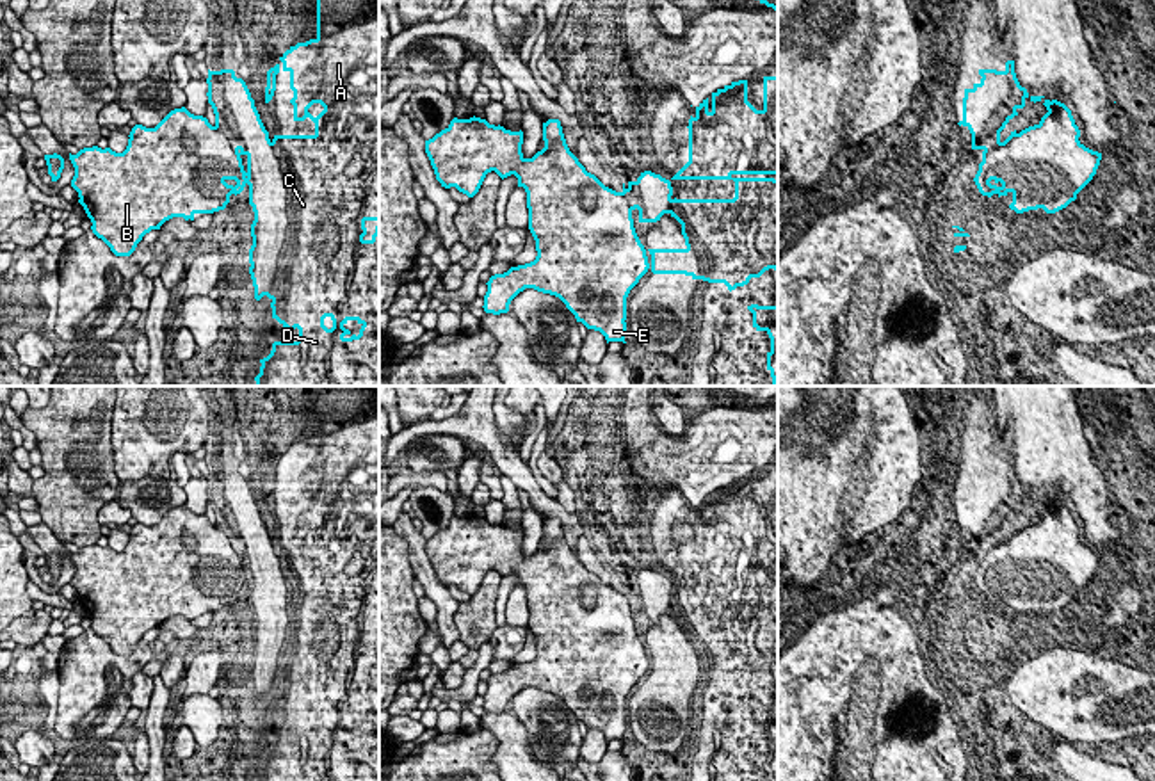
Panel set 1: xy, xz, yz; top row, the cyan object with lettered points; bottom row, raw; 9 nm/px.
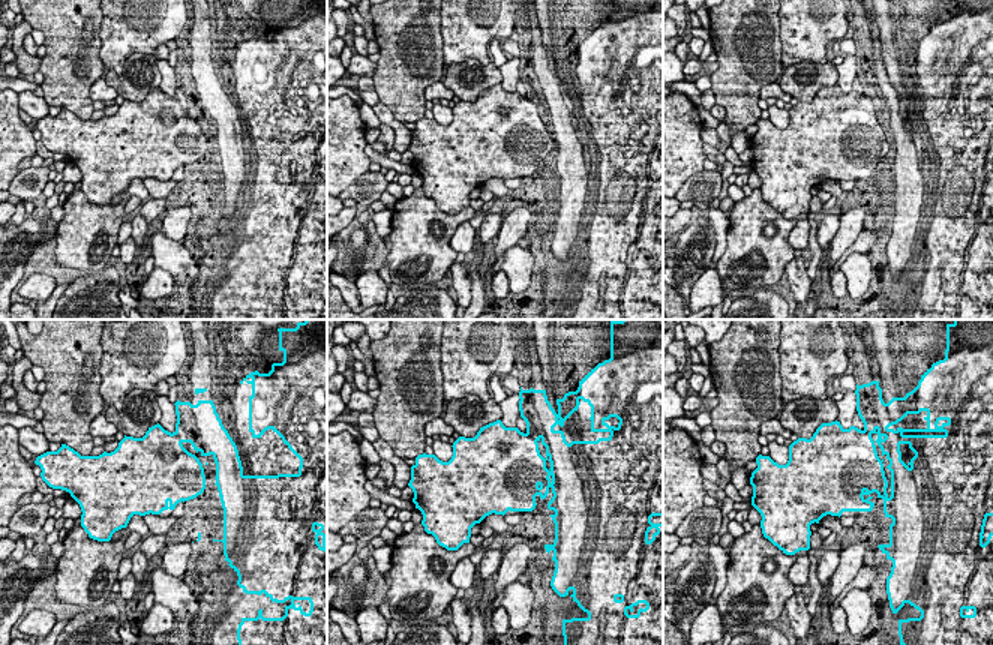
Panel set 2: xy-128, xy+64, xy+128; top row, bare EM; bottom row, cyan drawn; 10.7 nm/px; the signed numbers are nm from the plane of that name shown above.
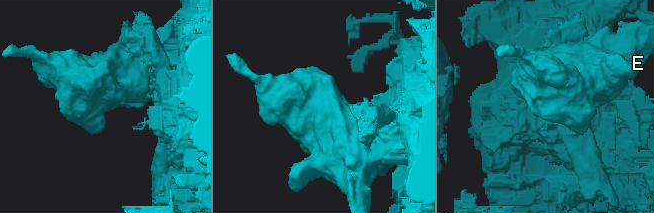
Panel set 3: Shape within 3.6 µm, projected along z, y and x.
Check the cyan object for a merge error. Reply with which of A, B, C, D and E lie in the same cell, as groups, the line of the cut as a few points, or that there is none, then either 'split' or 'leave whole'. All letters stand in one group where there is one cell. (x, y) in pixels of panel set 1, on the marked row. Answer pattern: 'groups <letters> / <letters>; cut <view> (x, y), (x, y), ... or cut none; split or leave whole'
groups A C D / B E; cut xy (214, 127), (239, 148); split

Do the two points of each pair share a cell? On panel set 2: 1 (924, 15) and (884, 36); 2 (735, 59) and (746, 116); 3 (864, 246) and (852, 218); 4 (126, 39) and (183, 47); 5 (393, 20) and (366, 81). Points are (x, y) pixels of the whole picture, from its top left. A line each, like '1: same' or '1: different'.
1: same
2: same
3: different
4: different
5: different

